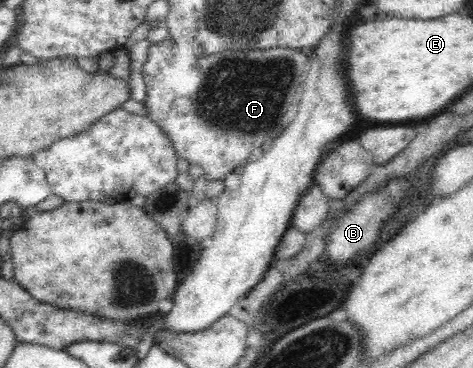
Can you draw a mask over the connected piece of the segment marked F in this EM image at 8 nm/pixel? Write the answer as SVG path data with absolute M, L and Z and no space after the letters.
M170 37L160 42L151 43L149 45L149 56L147 62L143 64L144 83L146 86L146 97L144 106L146 106L146 116L148 116L157 126L161 127L161 131L171 139L177 158L185 158L189 164L199 164L204 171L206 180L222 180L227 174L233 172L233 169L240 164L245 164L247 158L251 156L251 152L255 148L264 148L271 139L273 130L279 126L281 116L285 112L289 112L289 108L293 107L293 102L297 102L297 92L300 89L302 80L313 52L313 47L308 51L297 48L265 48L265 50L221 50L215 54L206 54L206 56L195 56L193 52L187 50L187 46L177 46L175 40Z

